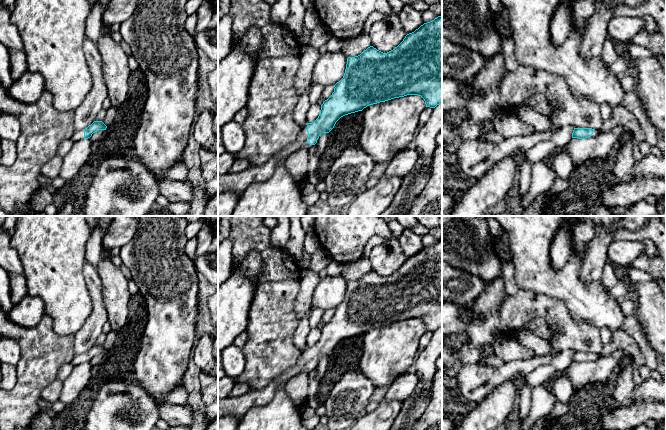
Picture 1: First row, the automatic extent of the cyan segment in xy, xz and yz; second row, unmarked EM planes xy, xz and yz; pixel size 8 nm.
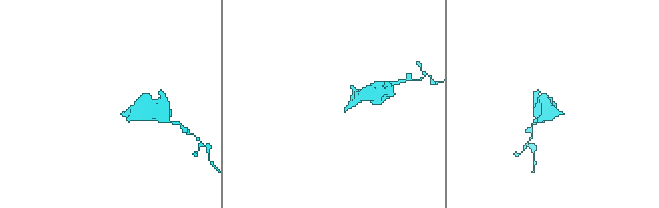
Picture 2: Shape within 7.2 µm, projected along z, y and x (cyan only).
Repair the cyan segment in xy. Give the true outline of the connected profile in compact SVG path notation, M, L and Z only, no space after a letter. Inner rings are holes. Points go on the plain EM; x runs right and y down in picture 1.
M94 345L84 354L75 354L71 363L76 366L82 363L88 363L92 360L93 357L99 354L106 354L107 350L102 345Z

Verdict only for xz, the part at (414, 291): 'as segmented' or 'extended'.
extended

